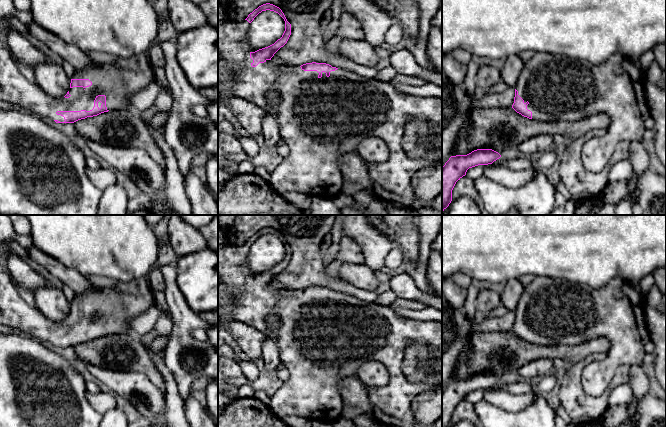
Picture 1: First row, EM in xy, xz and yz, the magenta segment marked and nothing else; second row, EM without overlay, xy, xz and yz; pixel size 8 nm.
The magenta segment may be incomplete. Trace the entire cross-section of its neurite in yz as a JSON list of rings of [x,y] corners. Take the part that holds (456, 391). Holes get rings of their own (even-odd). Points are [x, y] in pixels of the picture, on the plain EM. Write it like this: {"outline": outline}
{"outline": [[[477,373],[467,379],[451,380],[442,391],[442,427],[451,427],[452,414],[469,392],[492,388],[501,379],[492,373]]]}

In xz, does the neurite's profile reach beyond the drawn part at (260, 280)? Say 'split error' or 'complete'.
split error

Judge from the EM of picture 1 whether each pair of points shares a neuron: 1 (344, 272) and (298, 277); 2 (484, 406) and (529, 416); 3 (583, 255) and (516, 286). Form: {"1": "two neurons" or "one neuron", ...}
{"1": "two neurons", "2": "one neuron", "3": "two neurons"}

